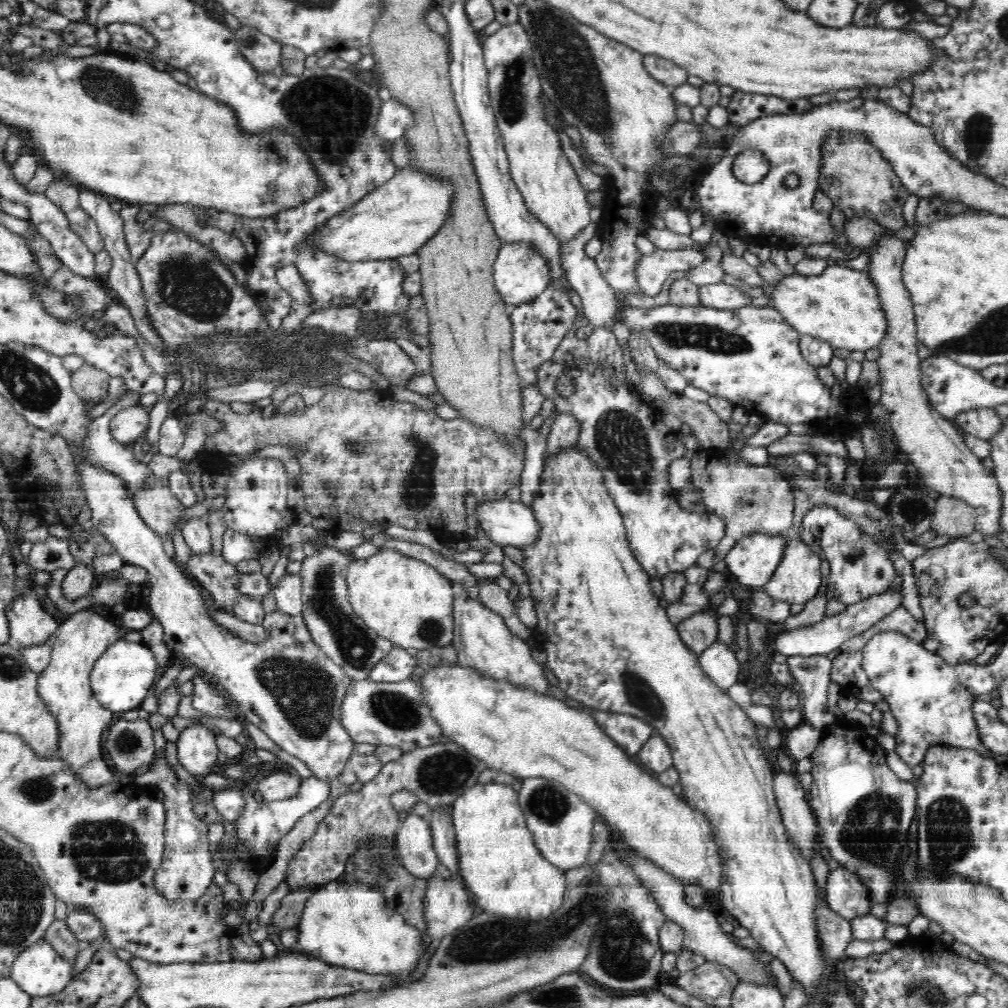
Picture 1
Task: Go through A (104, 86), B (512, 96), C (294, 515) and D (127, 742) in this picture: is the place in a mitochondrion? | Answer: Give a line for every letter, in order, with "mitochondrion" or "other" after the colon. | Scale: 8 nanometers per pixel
A: mitochondrion
B: mitochondrion
C: other
D: mitochondrion

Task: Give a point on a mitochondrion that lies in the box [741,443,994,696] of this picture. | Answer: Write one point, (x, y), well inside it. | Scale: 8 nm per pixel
(915, 510)

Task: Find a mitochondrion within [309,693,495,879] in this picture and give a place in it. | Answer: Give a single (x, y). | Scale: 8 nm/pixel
(446, 772)

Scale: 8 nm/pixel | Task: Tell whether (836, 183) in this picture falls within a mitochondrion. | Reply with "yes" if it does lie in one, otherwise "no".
yes

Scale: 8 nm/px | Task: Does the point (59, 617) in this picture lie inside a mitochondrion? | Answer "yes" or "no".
no

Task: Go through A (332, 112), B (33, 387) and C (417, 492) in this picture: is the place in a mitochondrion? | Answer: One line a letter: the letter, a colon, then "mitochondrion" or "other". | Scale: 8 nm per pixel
A: mitochondrion
B: mitochondrion
C: mitochondrion

